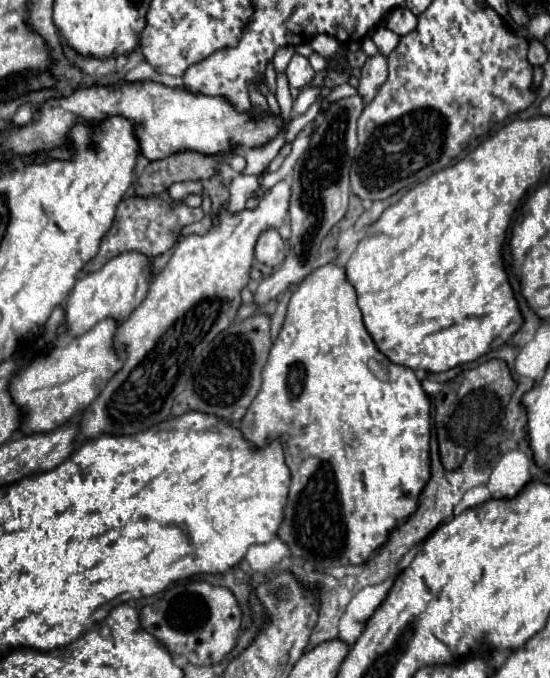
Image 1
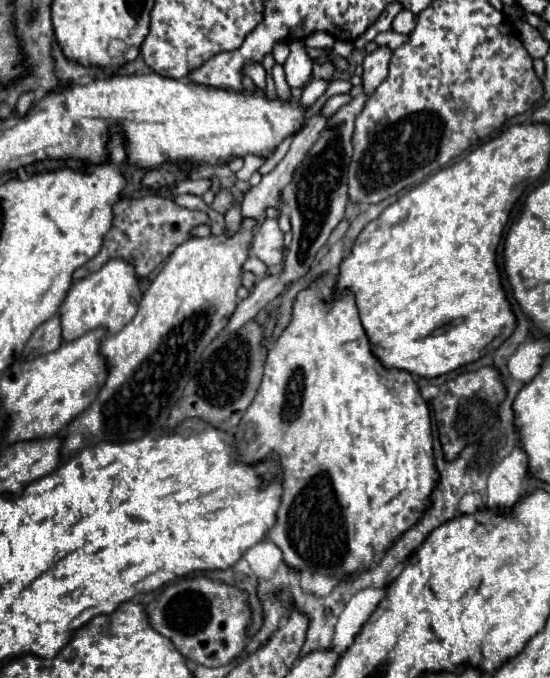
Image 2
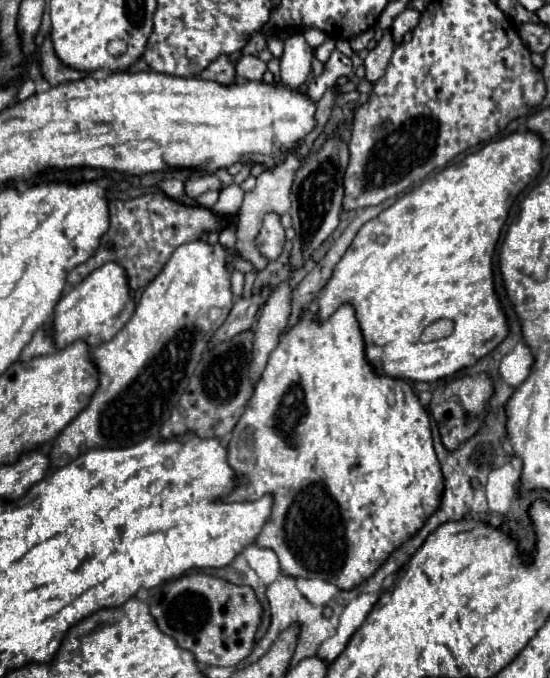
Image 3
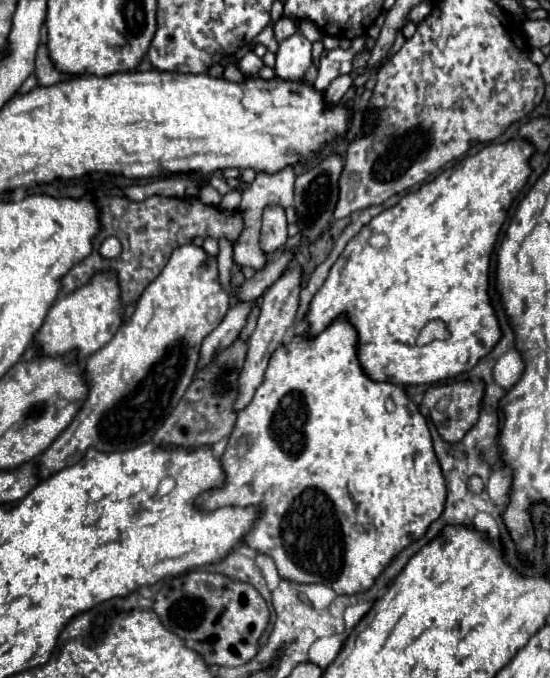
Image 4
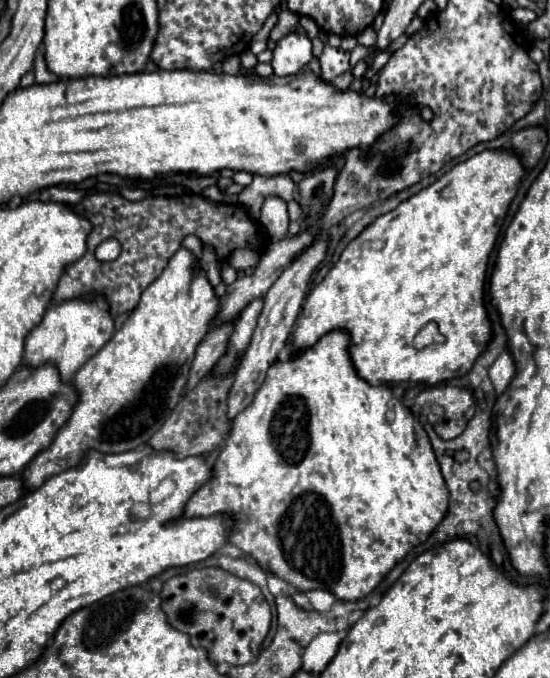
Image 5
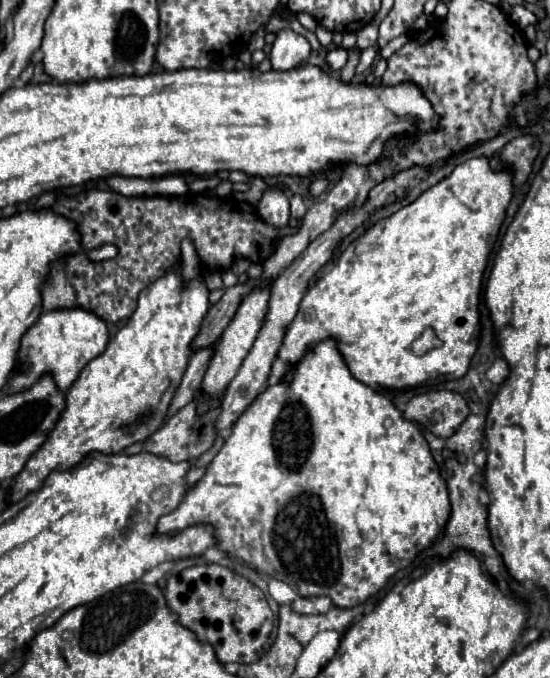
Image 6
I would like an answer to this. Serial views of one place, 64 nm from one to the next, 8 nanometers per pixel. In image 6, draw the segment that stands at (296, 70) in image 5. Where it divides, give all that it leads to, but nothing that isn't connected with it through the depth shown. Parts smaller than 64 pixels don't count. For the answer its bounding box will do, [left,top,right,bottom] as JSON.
[270,30,310,72]

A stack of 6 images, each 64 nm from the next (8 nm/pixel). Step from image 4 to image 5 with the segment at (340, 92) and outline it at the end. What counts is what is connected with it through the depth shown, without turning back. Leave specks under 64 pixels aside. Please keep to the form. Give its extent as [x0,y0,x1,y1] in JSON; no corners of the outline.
[330,70,352,92]

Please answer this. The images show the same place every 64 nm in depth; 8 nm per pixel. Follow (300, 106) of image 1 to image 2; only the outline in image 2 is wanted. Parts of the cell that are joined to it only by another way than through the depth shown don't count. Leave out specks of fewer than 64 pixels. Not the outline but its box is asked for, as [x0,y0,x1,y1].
[300,80,328,108]

